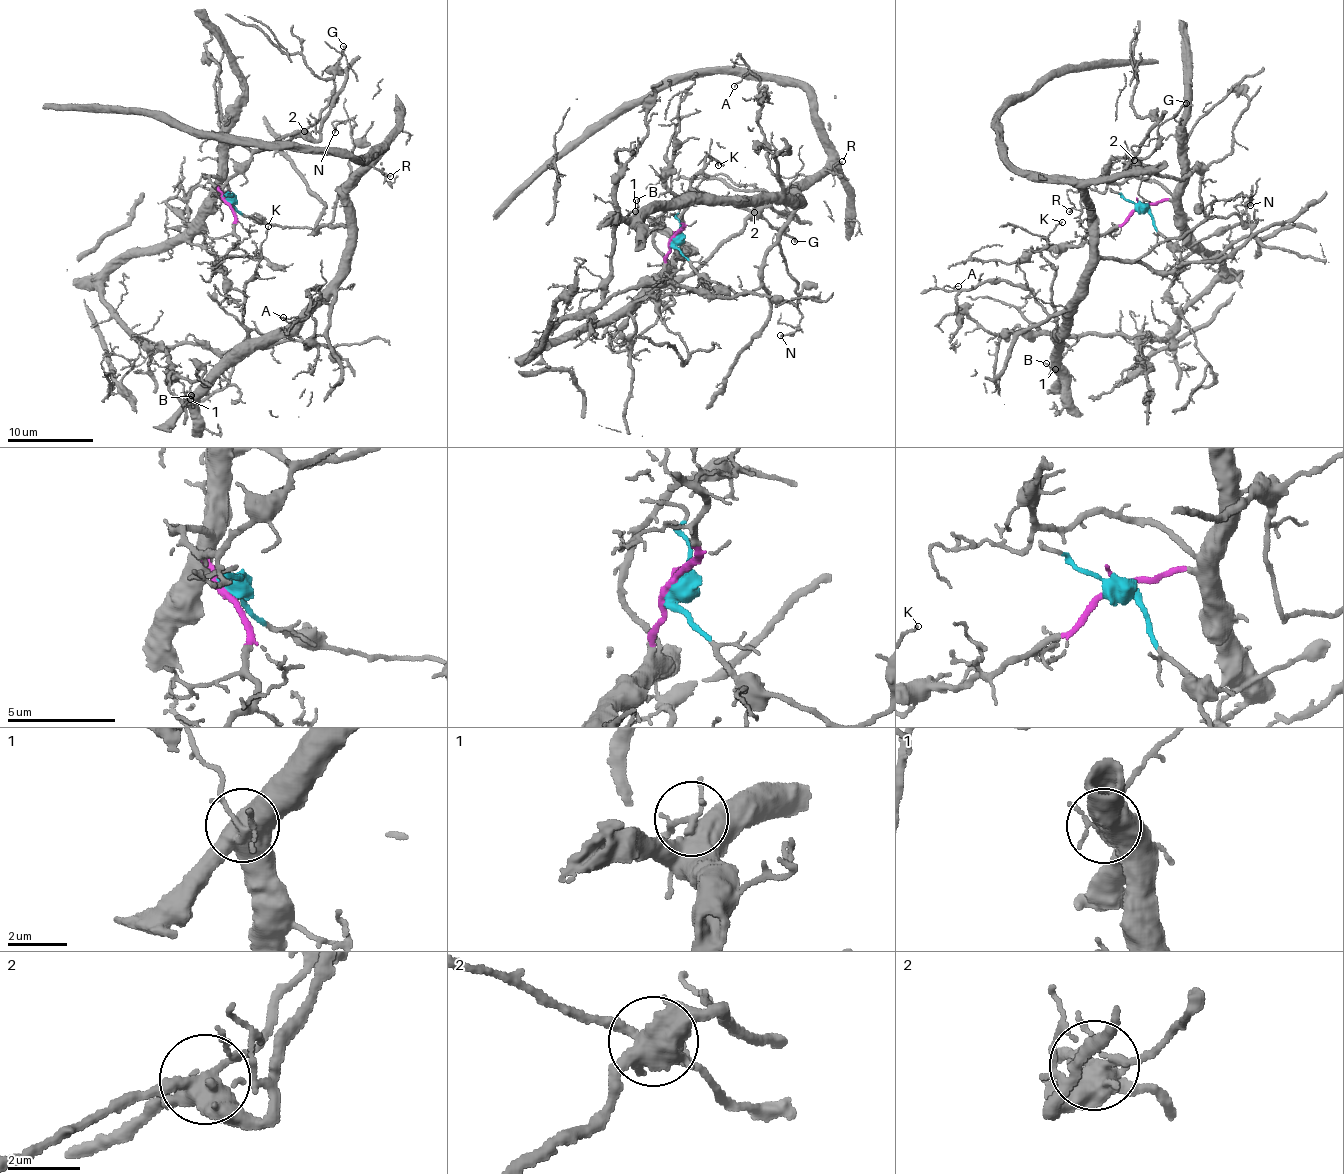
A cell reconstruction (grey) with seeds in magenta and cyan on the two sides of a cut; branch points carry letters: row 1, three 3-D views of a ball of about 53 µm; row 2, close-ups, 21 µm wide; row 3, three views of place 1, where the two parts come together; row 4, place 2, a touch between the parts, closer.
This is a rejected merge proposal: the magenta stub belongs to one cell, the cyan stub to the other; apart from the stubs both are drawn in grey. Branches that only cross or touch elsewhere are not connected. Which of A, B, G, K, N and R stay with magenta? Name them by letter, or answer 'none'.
B, G

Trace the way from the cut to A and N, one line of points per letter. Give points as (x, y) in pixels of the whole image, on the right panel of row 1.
A: (1141, 207), (1182, 271), (1103, 257), (1088, 288), (1050, 315), (1029, 288), (1003, 280), (945, 290), (959, 286)
N: (1141, 207), (1182, 266), (1175, 273), (1153, 271), (1136, 261), (1191, 231), (1217, 200), (1252, 197), (1250, 206)

